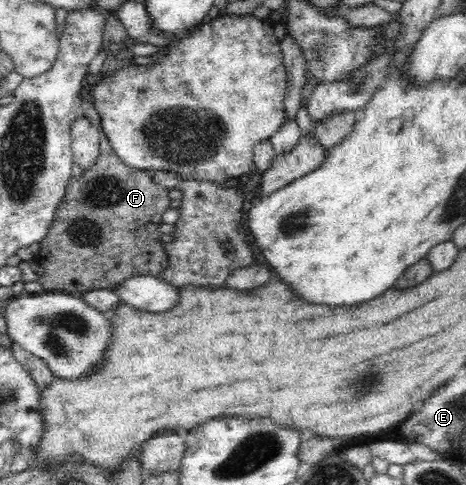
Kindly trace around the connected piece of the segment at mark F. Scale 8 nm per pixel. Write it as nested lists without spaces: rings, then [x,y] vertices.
[[[102,134],[102,136],[104,136],[104,138],[99,142],[100,152],[93,166],[89,169],[84,169],[81,176],[73,177],[67,182],[67,193],[64,194],[63,200],[59,202],[60,206],[59,209],[56,210],[56,218],[55,221],[52,222],[52,228],[50,228],[50,232],[46,234],[46,238],[39,243],[40,250],[34,261],[44,268],[44,274],[42,274],[42,277],[37,281],[42,285],[43,292],[62,291],[64,293],[74,293],[88,292],[88,290],[102,290],[102,288],[112,290],[114,286],[123,285],[120,284],[120,282],[126,280],[126,278],[141,275],[158,276],[162,270],[168,268],[168,252],[166,252],[166,243],[168,240],[160,232],[159,225],[163,223],[163,214],[170,208],[169,203],[171,199],[168,197],[169,190],[155,183],[154,179],[151,177],[150,170],[136,169],[124,164],[124,162],[116,156],[106,135]]]

